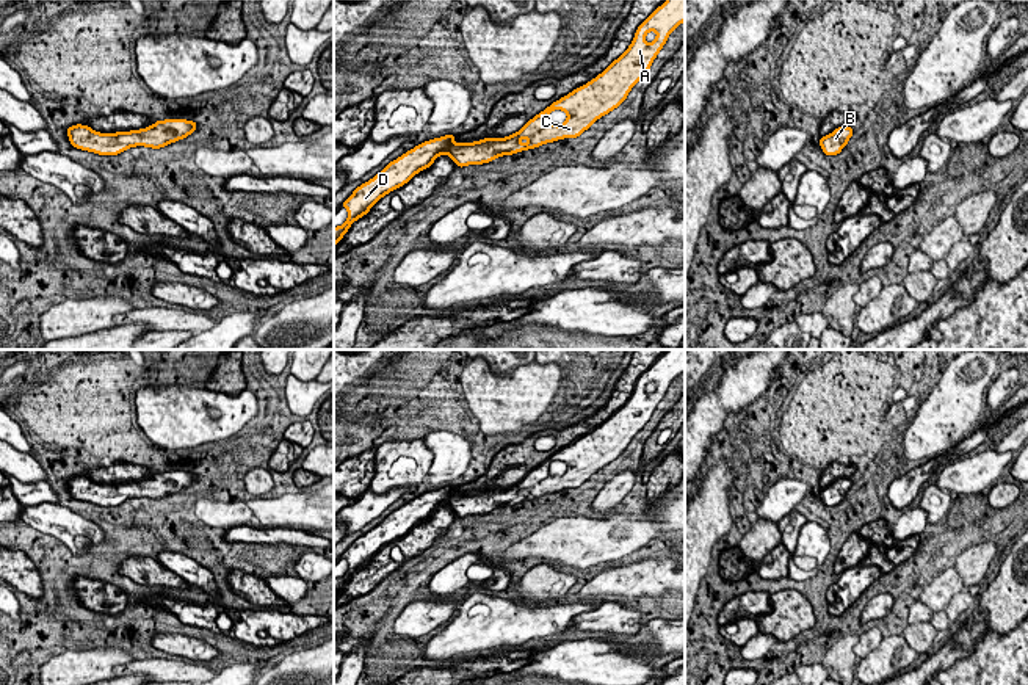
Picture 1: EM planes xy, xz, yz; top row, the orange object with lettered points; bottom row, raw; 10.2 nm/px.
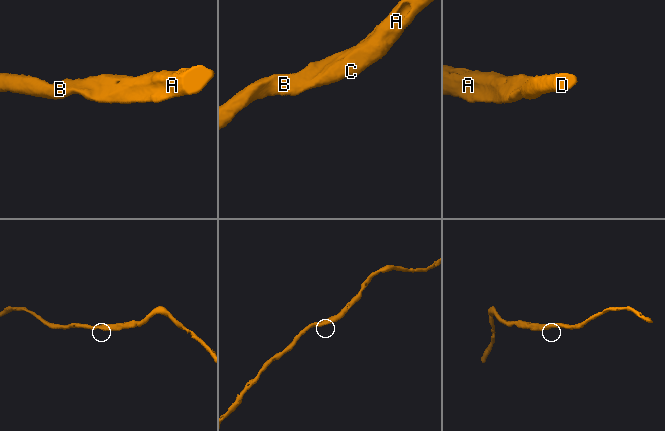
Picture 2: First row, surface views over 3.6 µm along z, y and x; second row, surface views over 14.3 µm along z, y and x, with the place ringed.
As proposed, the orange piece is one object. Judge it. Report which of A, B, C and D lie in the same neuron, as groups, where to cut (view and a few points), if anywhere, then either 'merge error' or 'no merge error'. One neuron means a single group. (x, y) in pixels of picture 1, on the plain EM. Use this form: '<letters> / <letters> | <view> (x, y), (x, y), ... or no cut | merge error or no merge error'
A B C D | no cut | no merge error

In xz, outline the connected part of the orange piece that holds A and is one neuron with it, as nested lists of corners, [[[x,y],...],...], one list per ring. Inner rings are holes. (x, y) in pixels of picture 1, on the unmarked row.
[[[668,350],[658,357],[636,381],[630,398],[614,411],[602,425],[592,429],[589,434],[574,440],[567,447],[553,453],[544,462],[530,470],[517,484],[506,489],[484,489],[475,494],[454,494],[456,486],[445,486],[425,492],[414,500],[407,502],[396,511],[390,513],[379,525],[368,533],[357,538],[353,545],[342,555],[348,561],[348,571],[343,577],[334,578],[334,599],[348,583],[351,575],[367,566],[370,560],[387,544],[407,535],[415,525],[429,519],[434,511],[447,505],[459,519],[467,516],[489,514],[497,508],[512,506],[522,502],[534,500],[547,494],[553,494],[563,489],[577,489],[588,481],[597,470],[617,459],[622,451],[627,450],[632,439],[647,425],[658,403],[666,395],[669,386],[685,373],[685,350]],[[553,461],[563,461],[567,466],[564,475],[556,477],[550,473],[550,464]]]

